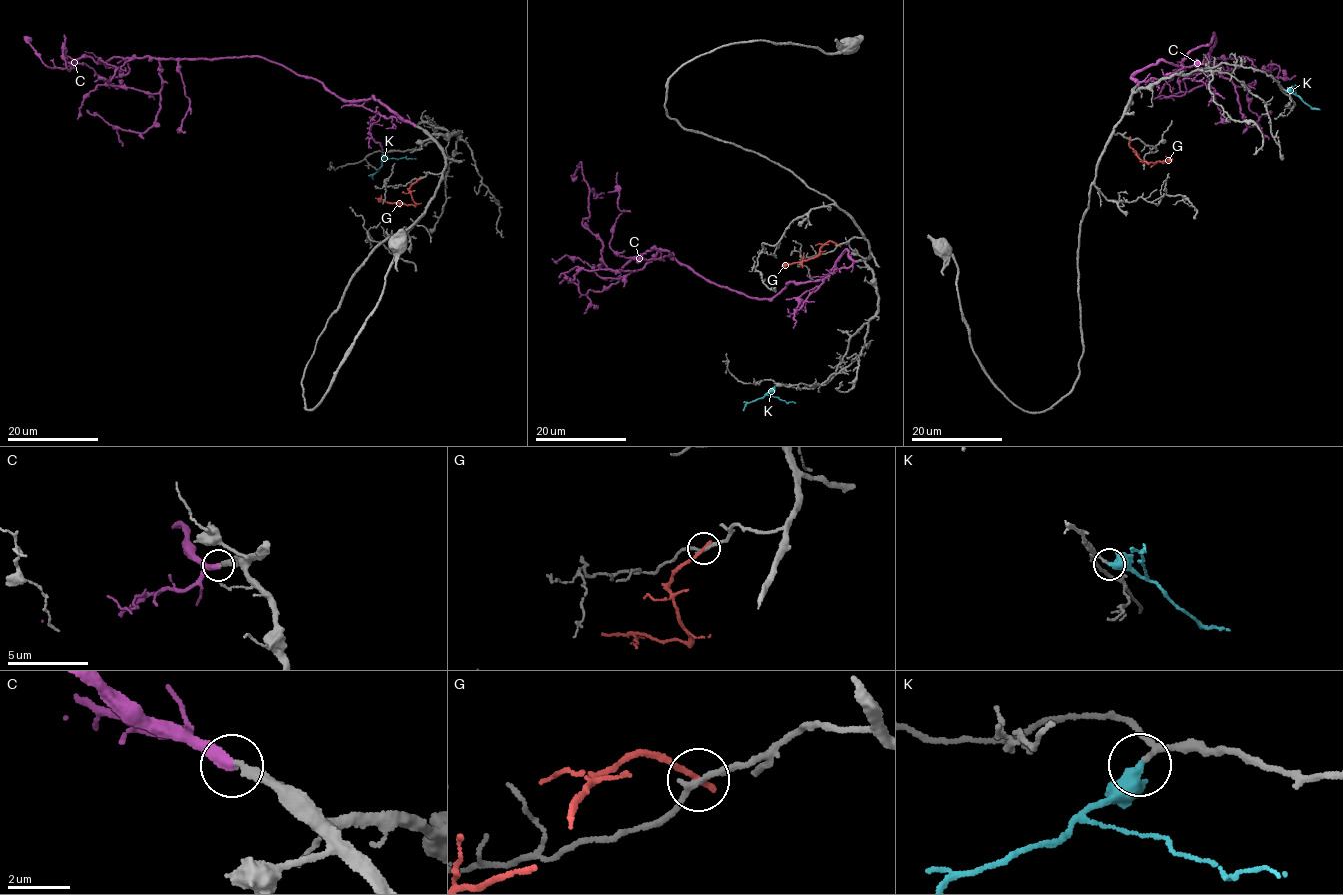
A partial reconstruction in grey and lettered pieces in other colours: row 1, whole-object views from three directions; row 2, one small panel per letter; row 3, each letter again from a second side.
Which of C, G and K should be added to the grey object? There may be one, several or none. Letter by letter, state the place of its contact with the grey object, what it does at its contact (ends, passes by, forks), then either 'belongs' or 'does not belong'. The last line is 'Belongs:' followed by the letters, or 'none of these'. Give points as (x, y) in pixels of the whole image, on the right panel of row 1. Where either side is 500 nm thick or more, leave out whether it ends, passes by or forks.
C: contact (1137, 86); it ends; belongs
G: contact (1130, 139); it ends; does not belong
K: contact (1285, 91); belongs
Belongs: C, K

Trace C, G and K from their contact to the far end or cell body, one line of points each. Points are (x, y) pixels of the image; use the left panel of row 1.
C: (416, 126), (371, 97), (346, 102), (260, 57), (101, 63), (63, 56), (70, 70), (47, 66), (26, 35)
G: (419, 179), (412, 184), (410, 192), (414, 205), (383, 202), (375, 197)
K: (385, 156), (384, 160), (416, 159)

